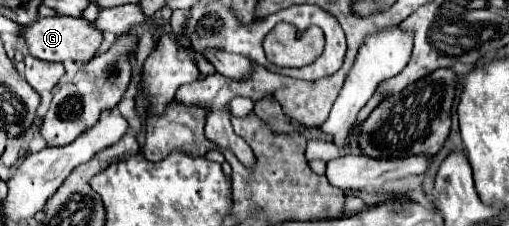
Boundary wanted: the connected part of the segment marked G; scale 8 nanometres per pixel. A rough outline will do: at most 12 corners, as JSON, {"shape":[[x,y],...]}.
{"shape":[[84,18],[28,26],[30,54],[48,62],[92,60],[104,40]]}

